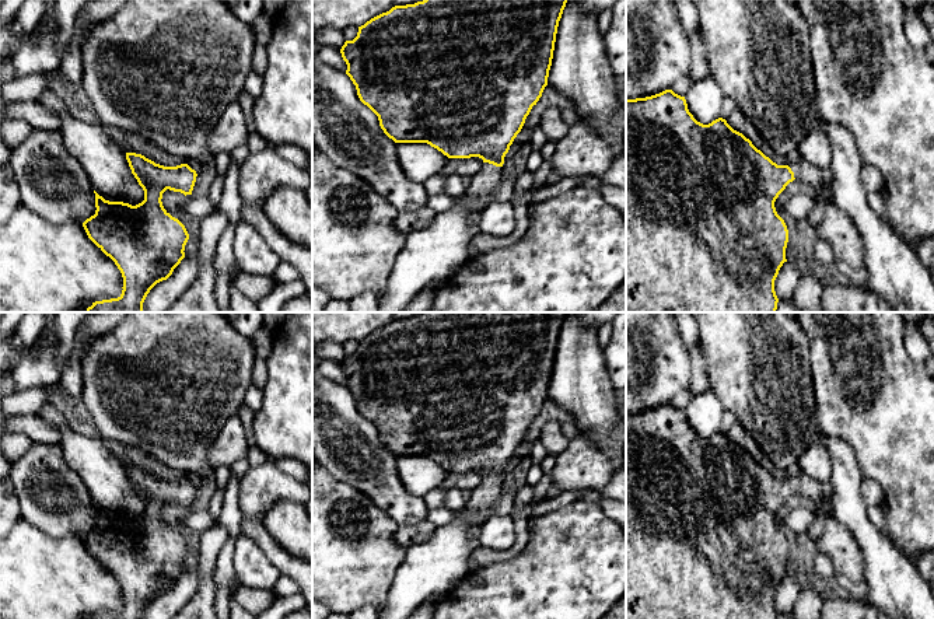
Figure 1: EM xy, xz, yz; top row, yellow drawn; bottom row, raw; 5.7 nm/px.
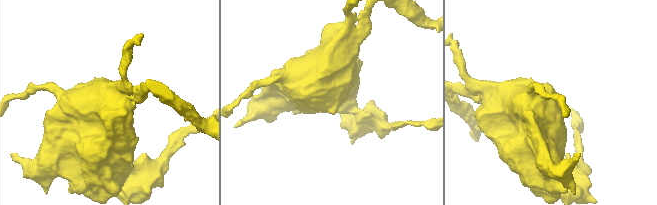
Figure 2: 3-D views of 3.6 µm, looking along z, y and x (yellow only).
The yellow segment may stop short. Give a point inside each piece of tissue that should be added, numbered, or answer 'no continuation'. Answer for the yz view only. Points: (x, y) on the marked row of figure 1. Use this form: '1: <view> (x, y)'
1: yz (819, 179)

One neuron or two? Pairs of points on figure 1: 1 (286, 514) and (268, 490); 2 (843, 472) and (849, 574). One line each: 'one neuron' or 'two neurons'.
1: two neurons
2: two neurons

